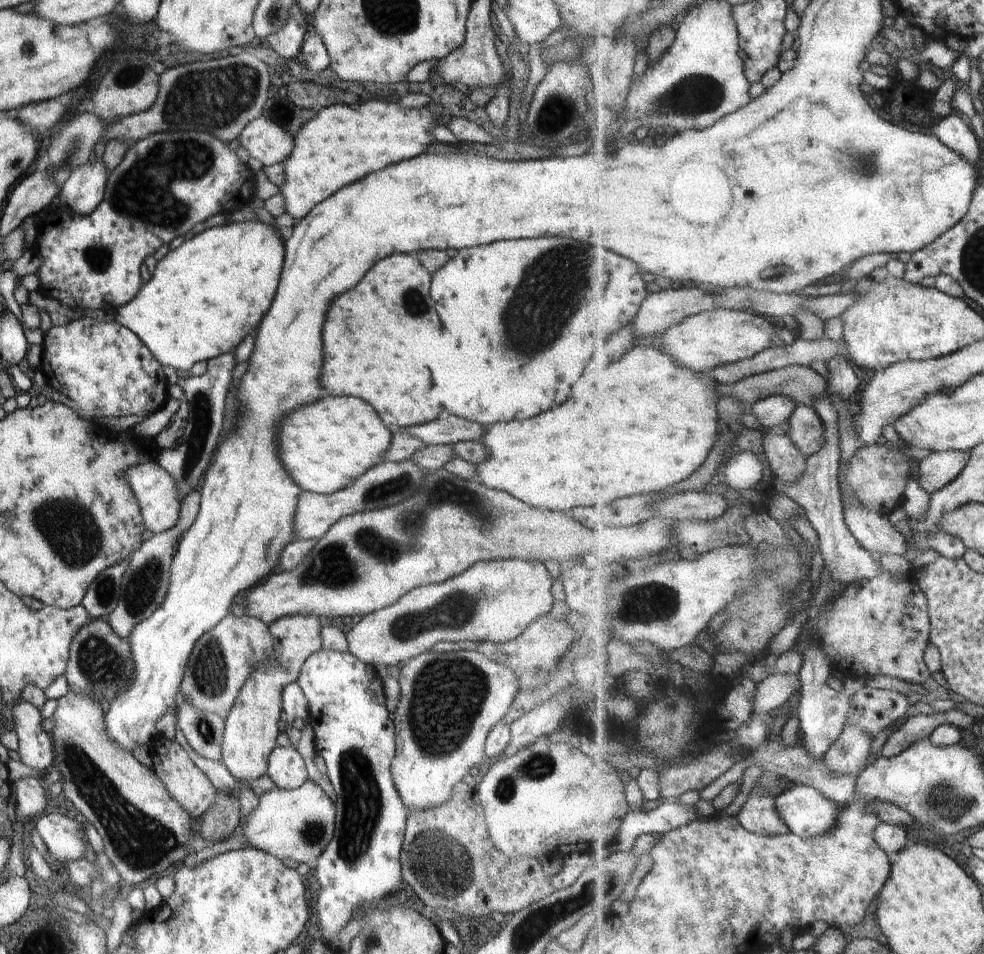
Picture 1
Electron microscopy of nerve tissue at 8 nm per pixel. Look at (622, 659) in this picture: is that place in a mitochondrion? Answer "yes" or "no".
no

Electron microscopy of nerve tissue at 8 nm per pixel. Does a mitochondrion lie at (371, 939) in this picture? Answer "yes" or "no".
yes

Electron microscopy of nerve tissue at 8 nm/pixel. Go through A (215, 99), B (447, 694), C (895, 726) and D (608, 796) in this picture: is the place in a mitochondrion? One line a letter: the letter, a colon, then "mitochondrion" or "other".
A: mitochondrion
B: mitochondrion
C: other
D: other

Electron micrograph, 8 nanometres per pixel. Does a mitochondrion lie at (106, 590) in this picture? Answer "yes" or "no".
yes

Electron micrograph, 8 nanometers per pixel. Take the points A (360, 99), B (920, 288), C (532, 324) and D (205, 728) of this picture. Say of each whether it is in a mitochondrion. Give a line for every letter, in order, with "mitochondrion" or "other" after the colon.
A: other
B: other
C: mitochondrion
D: mitochondrion

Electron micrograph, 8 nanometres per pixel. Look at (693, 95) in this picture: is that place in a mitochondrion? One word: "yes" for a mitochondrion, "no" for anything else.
yes

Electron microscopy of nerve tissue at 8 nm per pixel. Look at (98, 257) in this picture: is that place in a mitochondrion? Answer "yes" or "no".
yes

